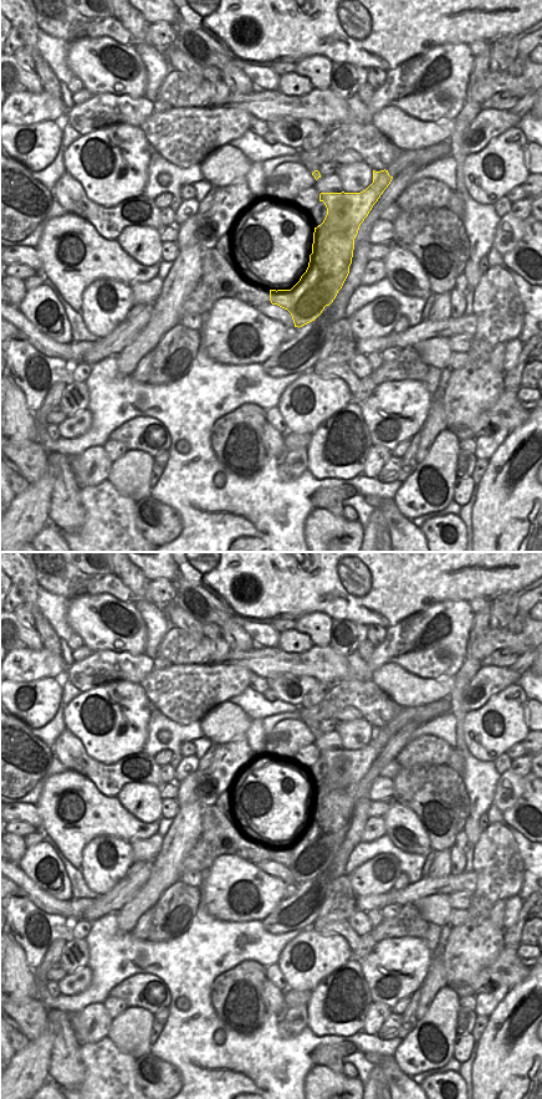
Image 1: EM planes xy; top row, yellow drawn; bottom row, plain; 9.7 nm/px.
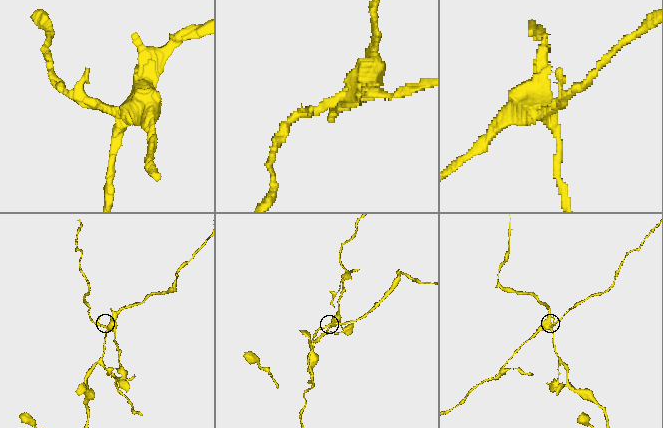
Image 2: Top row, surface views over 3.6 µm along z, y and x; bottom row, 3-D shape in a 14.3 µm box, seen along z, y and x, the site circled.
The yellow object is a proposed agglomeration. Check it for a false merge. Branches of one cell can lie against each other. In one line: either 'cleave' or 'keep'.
cleave

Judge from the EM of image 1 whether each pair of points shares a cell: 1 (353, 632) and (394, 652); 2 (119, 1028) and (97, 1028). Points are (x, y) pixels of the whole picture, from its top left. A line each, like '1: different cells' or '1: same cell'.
1: different cells
2: different cells

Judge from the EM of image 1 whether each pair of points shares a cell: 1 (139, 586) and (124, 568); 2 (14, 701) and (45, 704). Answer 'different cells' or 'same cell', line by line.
1: same cell
2: same cell

